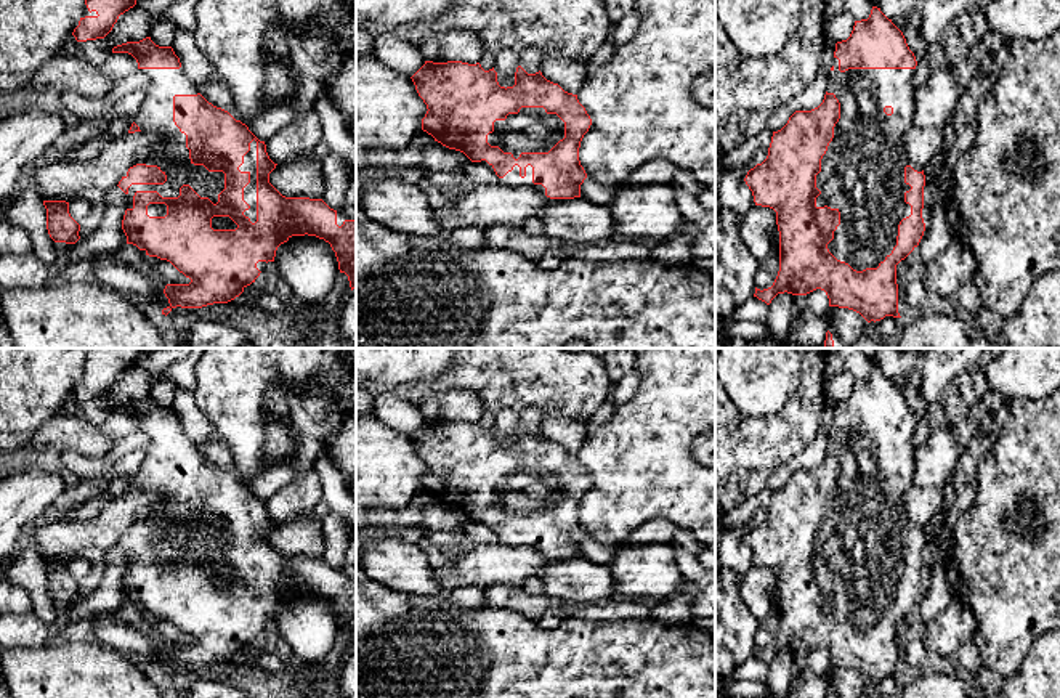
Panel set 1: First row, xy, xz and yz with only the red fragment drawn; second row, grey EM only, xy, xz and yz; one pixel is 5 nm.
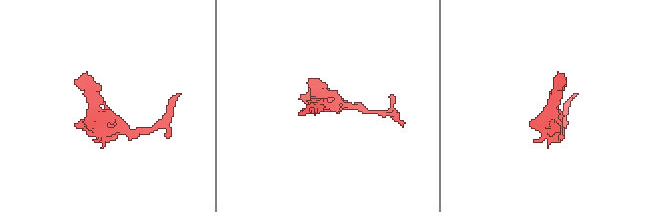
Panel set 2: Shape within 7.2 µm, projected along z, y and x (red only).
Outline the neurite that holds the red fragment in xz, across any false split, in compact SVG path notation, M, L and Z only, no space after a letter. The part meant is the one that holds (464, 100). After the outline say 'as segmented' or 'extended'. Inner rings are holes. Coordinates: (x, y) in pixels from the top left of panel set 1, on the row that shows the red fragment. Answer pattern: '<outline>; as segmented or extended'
M425 61L411 79L428 109L422 130L435 141L488 165L500 185L534 189L550 199L581 197L587 173L579 148L592 119L577 95L547 80L540 71L528 74L521 66L516 67L515 85L507 88L499 85L494 67L484 71L479 63Z; extended

